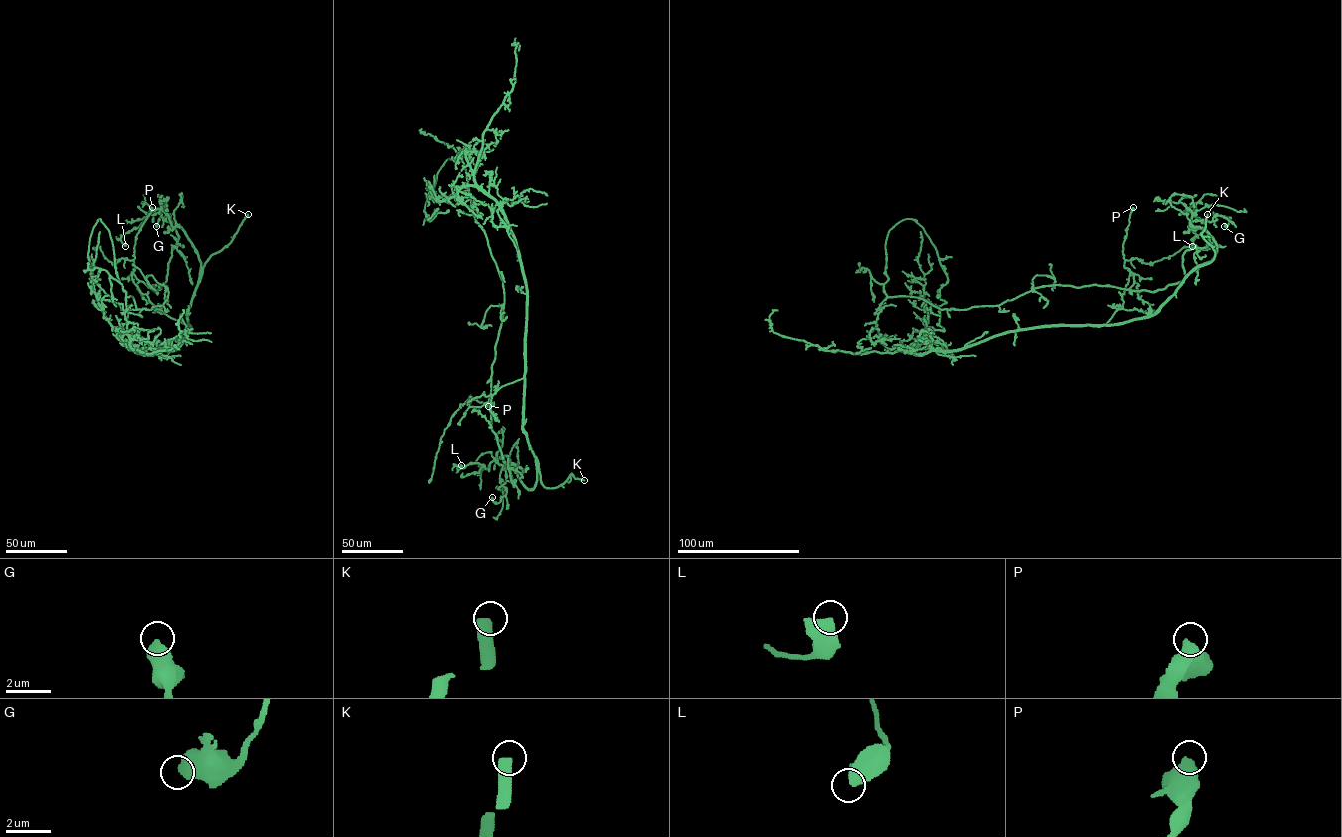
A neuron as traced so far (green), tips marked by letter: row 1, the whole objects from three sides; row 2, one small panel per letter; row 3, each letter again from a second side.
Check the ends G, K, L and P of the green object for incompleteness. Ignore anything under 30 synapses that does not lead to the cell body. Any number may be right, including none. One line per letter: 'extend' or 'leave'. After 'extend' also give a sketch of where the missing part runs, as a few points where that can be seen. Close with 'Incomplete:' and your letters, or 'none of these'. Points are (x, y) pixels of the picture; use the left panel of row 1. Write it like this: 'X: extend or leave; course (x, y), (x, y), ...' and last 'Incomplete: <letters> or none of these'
G: leave
K: extend; course (248, 214), (255, 204), (272, 207)
L: leave
P: leave
Incomplete: K

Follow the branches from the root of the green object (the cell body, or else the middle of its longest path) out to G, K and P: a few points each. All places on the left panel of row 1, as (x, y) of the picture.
G: (178, 240), (170, 220), (165, 220), (170, 215), (160, 218), (156, 226)
K: (178, 240), (176, 225), (181, 228), (197, 251), (200, 261), (200, 278), (205, 262), (230, 242), (248, 214)
P: (178, 240), (172, 248), (166, 280), (159, 289), (155, 291), (133, 273), (135, 236), (152, 207)

